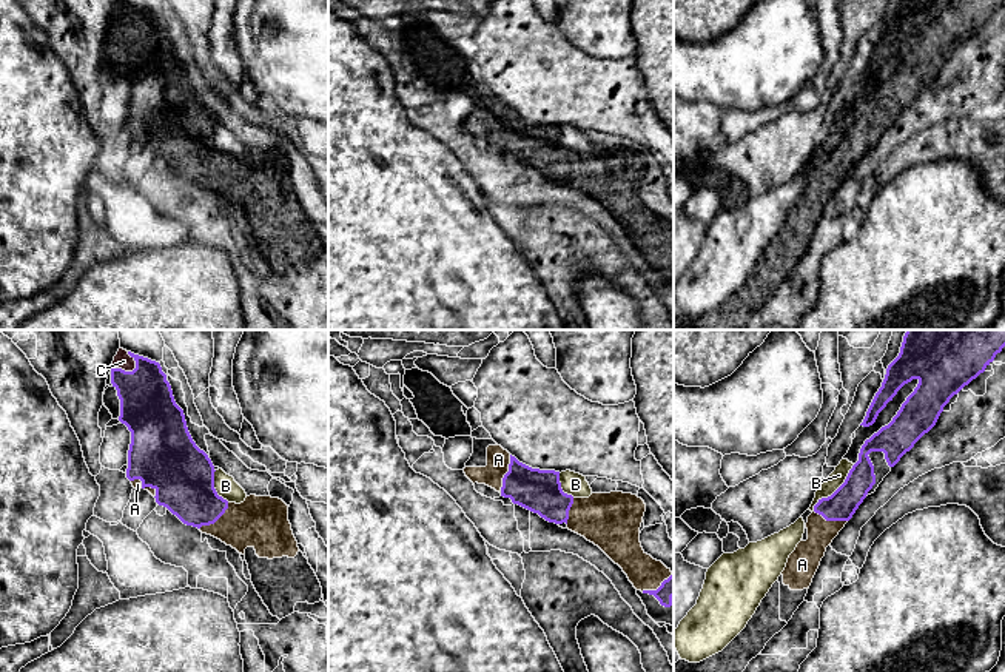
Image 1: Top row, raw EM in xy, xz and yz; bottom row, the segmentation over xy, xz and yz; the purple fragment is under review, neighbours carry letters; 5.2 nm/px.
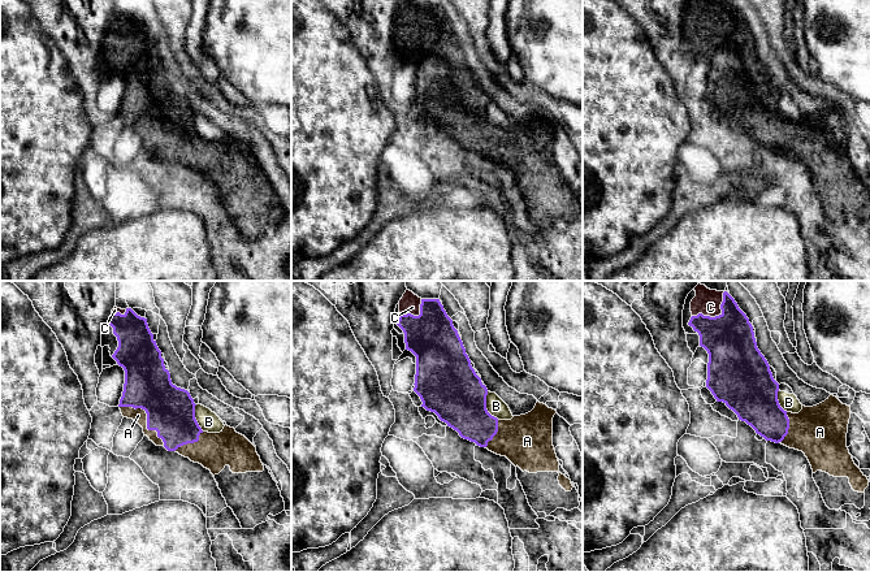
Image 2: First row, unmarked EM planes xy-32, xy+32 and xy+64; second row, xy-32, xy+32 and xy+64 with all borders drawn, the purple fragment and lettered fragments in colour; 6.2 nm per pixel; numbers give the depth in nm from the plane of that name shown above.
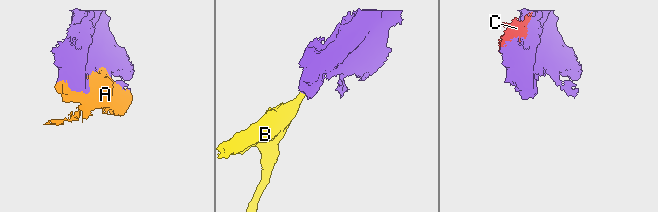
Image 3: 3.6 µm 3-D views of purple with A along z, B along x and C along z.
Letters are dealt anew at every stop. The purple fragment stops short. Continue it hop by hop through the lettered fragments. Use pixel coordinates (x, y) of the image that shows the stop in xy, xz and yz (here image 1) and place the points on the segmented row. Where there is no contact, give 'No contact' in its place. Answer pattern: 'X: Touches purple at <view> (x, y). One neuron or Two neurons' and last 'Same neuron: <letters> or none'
A: Touches purple at xz (506, 473). One neuron
B: Touches purple at yz (836, 490). Two neurons
C: Touches purple at xy (124, 370). Two neurons
Same neuron: A

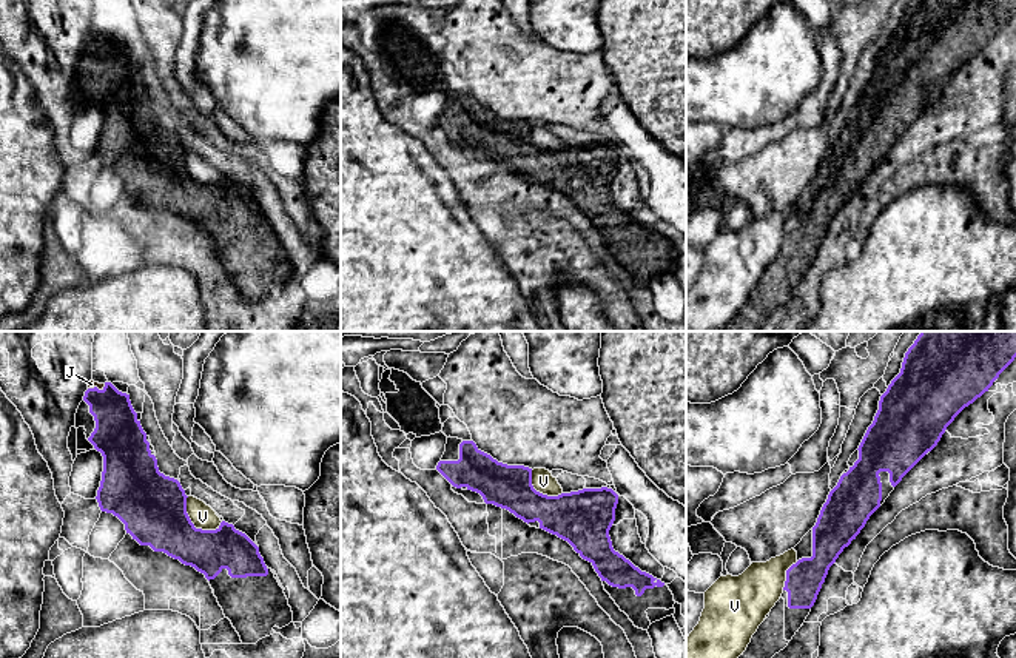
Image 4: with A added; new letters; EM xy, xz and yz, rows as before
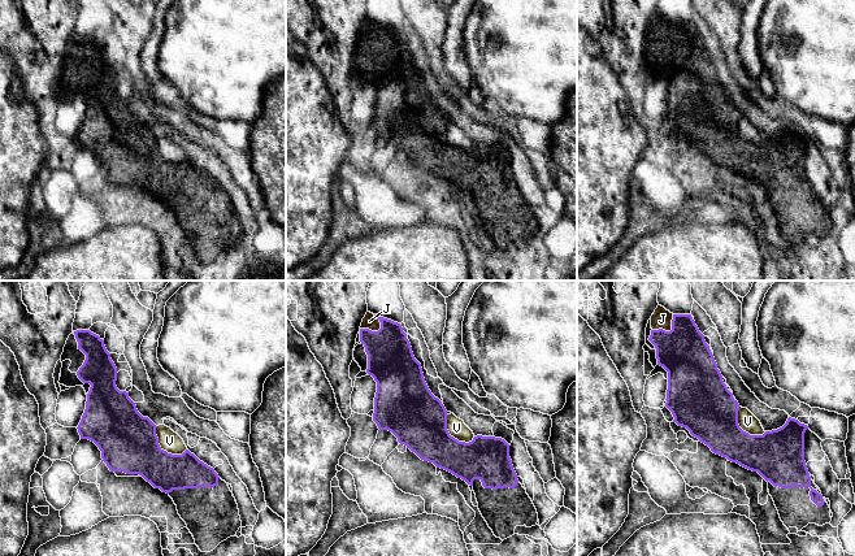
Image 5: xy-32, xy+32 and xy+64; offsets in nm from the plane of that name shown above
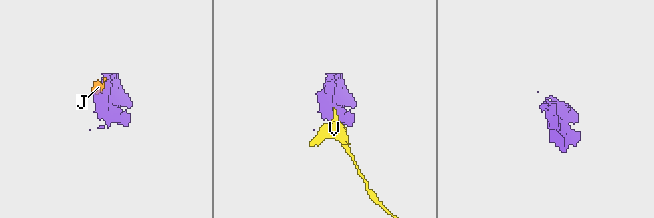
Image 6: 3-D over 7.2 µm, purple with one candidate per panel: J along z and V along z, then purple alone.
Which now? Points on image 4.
J: Touches purple at xy (96, 387). Two neurons
V: Touches purple at xy (193, 524). Two neurons
Same neuron: none

